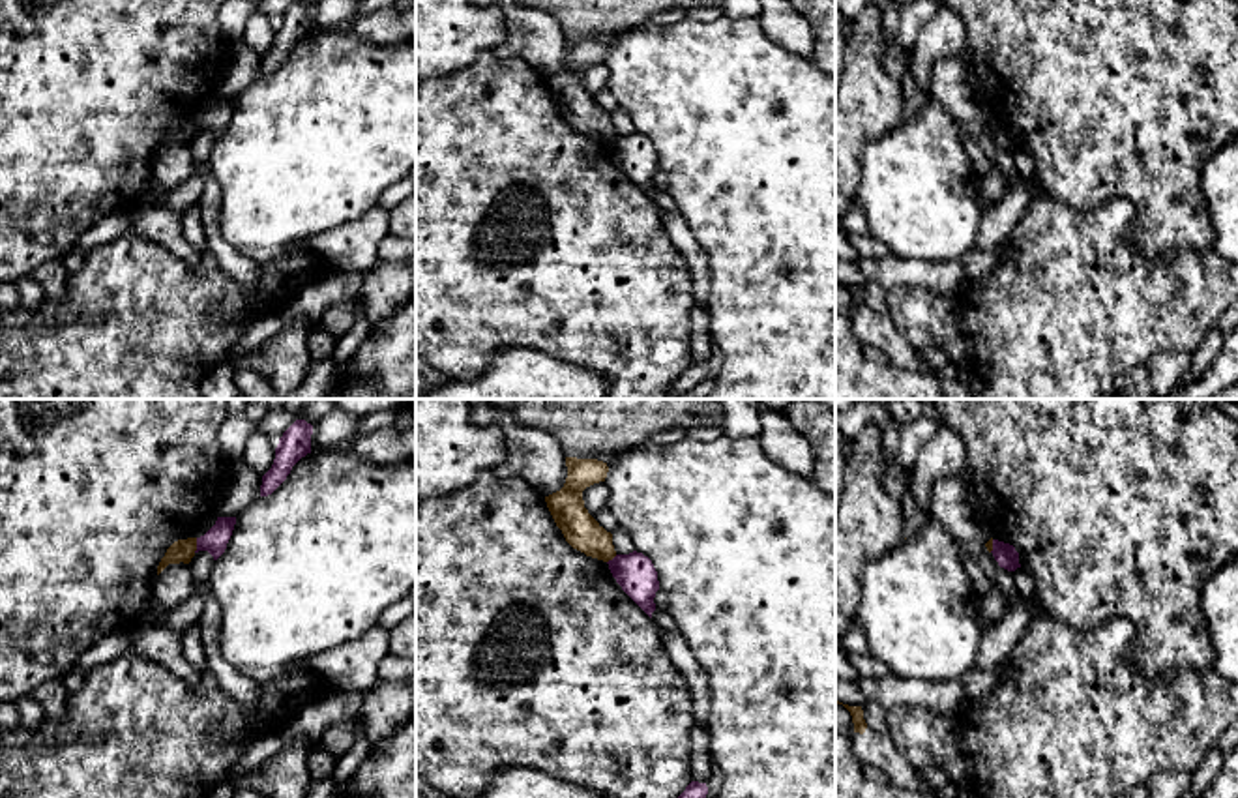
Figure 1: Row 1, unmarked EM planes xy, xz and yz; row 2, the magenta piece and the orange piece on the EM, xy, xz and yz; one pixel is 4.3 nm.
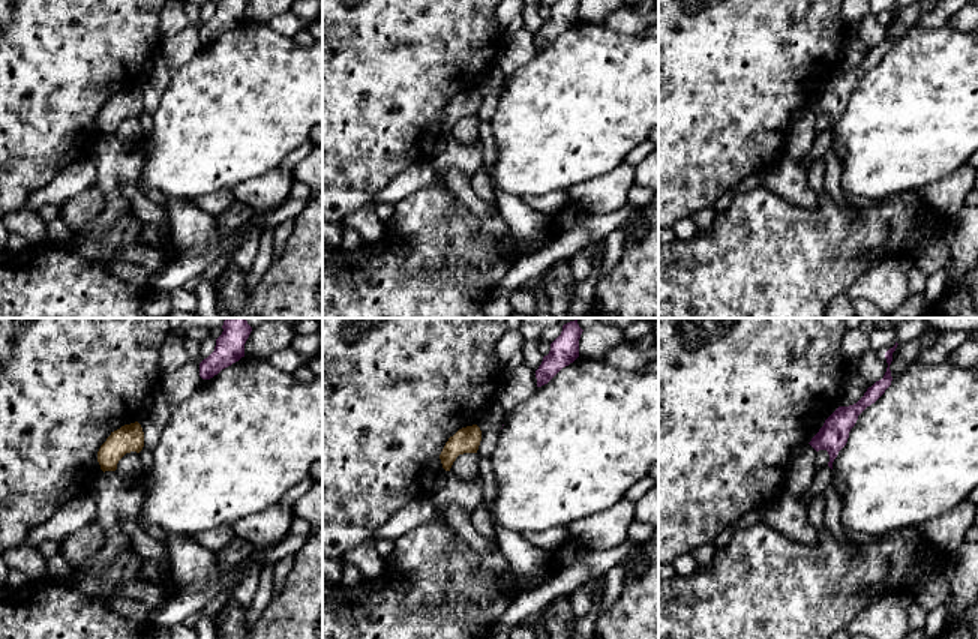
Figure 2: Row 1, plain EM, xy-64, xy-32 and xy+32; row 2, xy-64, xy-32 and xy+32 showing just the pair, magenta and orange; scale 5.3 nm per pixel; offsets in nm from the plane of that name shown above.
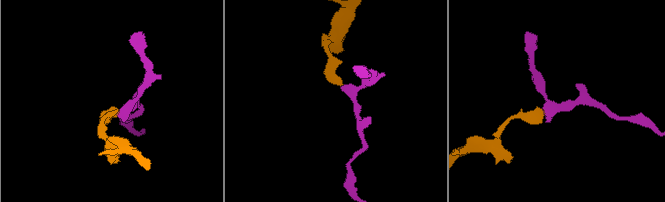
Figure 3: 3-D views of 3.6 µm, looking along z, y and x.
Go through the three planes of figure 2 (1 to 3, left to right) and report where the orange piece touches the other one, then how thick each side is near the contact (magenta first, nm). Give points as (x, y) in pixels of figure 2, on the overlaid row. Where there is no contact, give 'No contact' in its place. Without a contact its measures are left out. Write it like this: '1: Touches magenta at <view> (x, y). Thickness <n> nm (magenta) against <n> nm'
1: No contact
2: No contact
3: No contact

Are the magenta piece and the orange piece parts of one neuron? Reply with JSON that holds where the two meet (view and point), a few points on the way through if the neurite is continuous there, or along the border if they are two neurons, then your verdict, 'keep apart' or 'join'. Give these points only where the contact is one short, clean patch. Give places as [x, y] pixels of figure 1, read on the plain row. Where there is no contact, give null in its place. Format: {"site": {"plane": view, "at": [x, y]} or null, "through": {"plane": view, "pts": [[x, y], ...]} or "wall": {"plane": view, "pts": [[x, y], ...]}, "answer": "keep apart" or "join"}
{"site": {"plane": "xy", "at": [197, 126]}, "wall": {"plane": "xy", "pts": [[197, 118], [193, 132]]}, "answer": "keep apart"}

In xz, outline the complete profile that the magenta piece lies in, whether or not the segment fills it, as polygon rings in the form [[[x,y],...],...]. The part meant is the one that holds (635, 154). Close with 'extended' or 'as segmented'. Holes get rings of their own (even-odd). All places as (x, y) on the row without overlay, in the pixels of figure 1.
[[[642,133],[616,135],[607,142],[622,170],[652,199],[656,172],[659,170],[657,152]]]; as segmented

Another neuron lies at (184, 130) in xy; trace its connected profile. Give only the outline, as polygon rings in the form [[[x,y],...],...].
[[[197,118],[178,120],[174,122],[165,137],[161,139],[157,146],[157,155],[169,146],[169,144],[189,144],[197,131]]]

